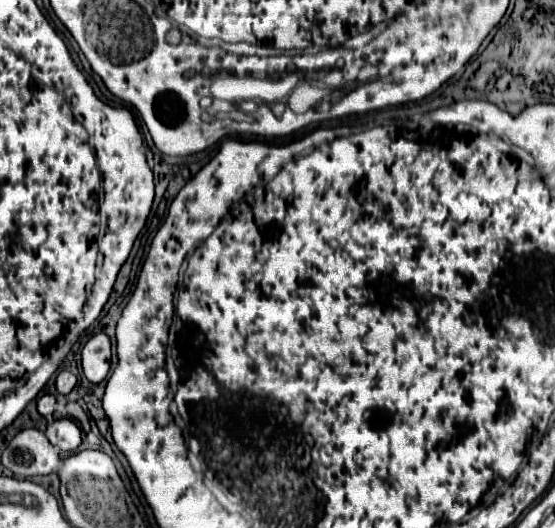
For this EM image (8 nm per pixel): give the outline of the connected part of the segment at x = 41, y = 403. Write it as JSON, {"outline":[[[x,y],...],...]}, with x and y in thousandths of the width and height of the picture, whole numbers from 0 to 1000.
{"outline":[[[77,748],[70,759],[67,759],[67,775],[77,790],[88,790],[95,778],[99,778],[99,748]]]}

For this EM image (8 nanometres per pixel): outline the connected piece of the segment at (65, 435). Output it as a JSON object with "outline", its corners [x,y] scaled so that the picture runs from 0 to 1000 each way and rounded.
{"outline":[[[99,794],[85,809],[85,828],[106,854],[139,854],[146,843],[146,816],[142,809],[124,794]]]}

